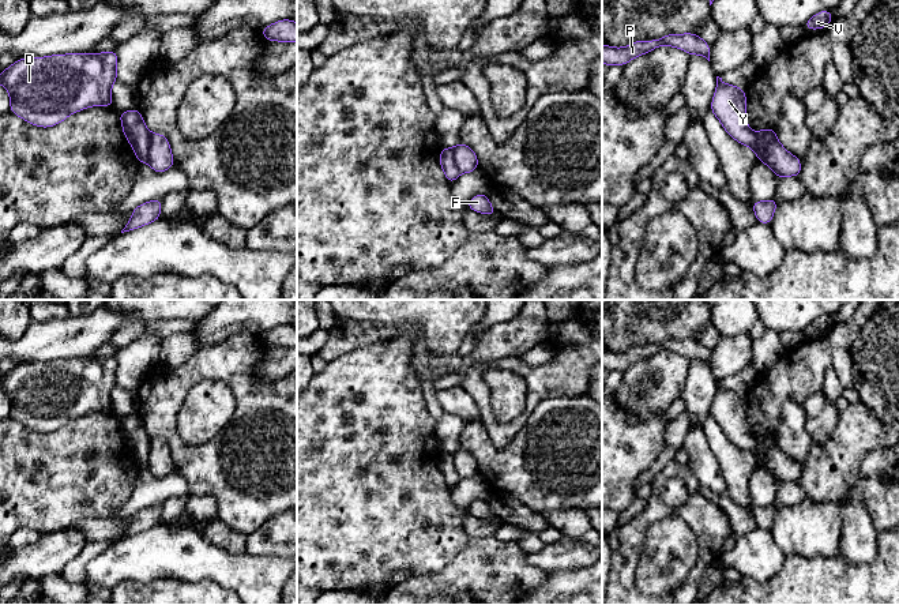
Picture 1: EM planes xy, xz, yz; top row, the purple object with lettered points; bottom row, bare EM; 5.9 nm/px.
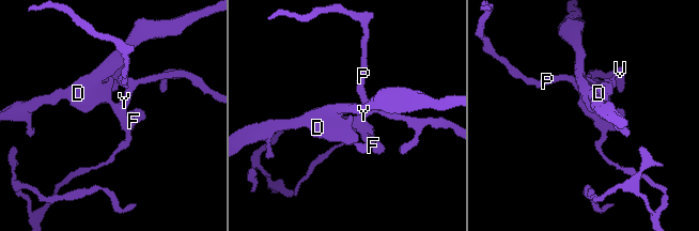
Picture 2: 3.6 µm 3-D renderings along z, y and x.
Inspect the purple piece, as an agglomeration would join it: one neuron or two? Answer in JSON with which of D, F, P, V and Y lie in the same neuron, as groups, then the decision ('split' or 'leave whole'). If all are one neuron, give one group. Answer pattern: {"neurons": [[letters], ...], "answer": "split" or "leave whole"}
{"neurons": [["D", "F", "V"], ["P", "Y"]], "answer": "split"}

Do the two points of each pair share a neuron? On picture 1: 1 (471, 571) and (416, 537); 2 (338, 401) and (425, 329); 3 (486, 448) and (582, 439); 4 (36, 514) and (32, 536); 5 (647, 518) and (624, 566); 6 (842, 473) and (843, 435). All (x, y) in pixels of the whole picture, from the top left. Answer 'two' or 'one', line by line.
1: two
2: two
3: one
4: two
5: one
6: one

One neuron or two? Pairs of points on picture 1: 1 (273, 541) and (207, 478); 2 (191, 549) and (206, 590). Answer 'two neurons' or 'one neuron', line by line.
1: two neurons
2: two neurons

